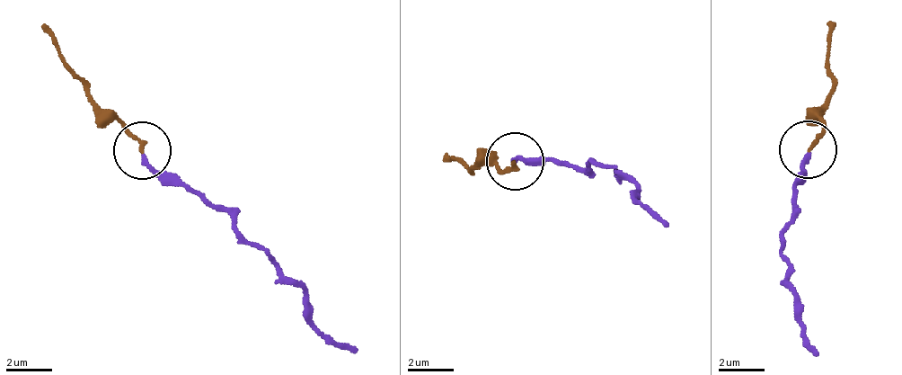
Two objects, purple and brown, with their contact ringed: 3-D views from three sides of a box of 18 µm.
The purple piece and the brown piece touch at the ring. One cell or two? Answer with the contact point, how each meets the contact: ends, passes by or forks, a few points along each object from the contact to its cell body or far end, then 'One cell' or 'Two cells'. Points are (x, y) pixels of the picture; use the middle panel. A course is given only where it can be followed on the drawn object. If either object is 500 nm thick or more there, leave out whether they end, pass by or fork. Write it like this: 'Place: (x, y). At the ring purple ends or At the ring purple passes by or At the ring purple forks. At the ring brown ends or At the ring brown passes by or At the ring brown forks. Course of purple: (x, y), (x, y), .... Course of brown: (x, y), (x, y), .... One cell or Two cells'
Place: (515, 161). At the ring purple ends. At the ring brown ends. Course of purple: (512, 163), (555, 157), (582, 170), (612, 165), (636, 189), (631, 190), (667, 225). Course of brown: (514, 163), (501, 174), (467, 166), (448, 154). One cell

